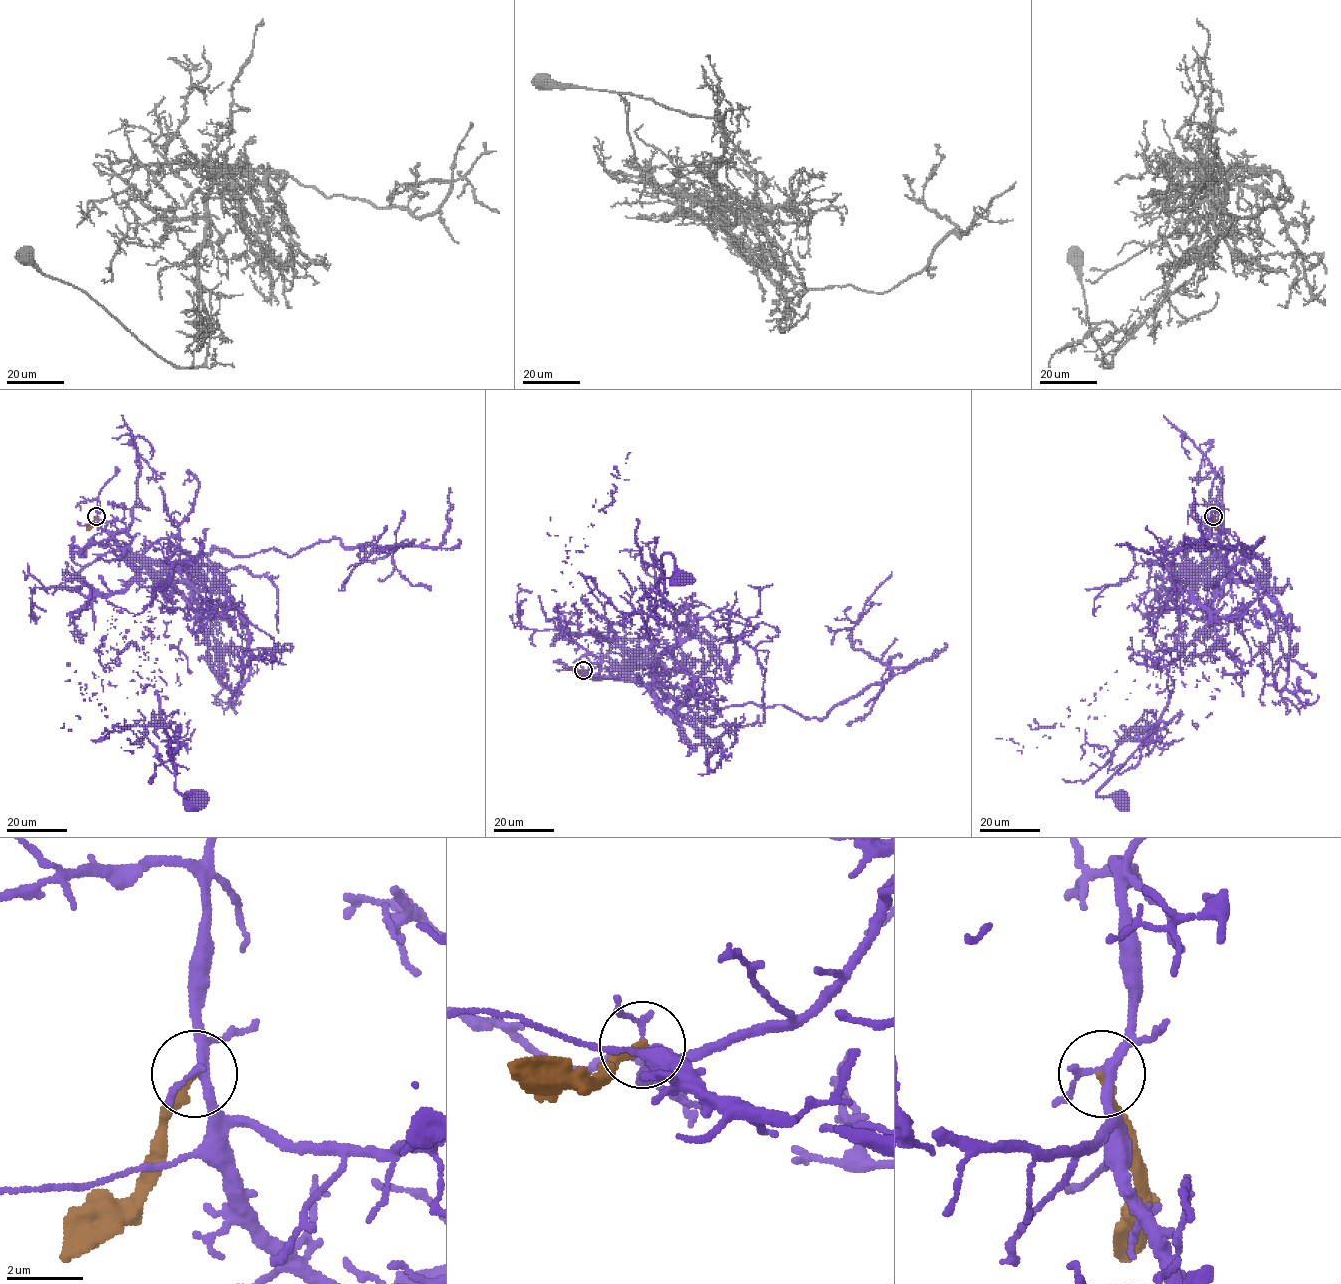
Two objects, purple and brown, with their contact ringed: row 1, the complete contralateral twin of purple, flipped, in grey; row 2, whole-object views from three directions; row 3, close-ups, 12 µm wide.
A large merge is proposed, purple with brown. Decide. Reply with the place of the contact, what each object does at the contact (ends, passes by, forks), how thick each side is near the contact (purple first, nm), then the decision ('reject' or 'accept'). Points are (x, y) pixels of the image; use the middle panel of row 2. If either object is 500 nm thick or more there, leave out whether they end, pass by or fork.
place (583, 670); purple forks; brown ends; calibres 200 and 260 nm; reject

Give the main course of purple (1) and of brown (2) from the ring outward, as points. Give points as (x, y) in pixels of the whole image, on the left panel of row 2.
1: (96, 516), (143, 566), (93, 598), (93, 628), (104, 646), (137, 646), (175, 788), (195, 801)
2: (96, 516), (86, 530)

